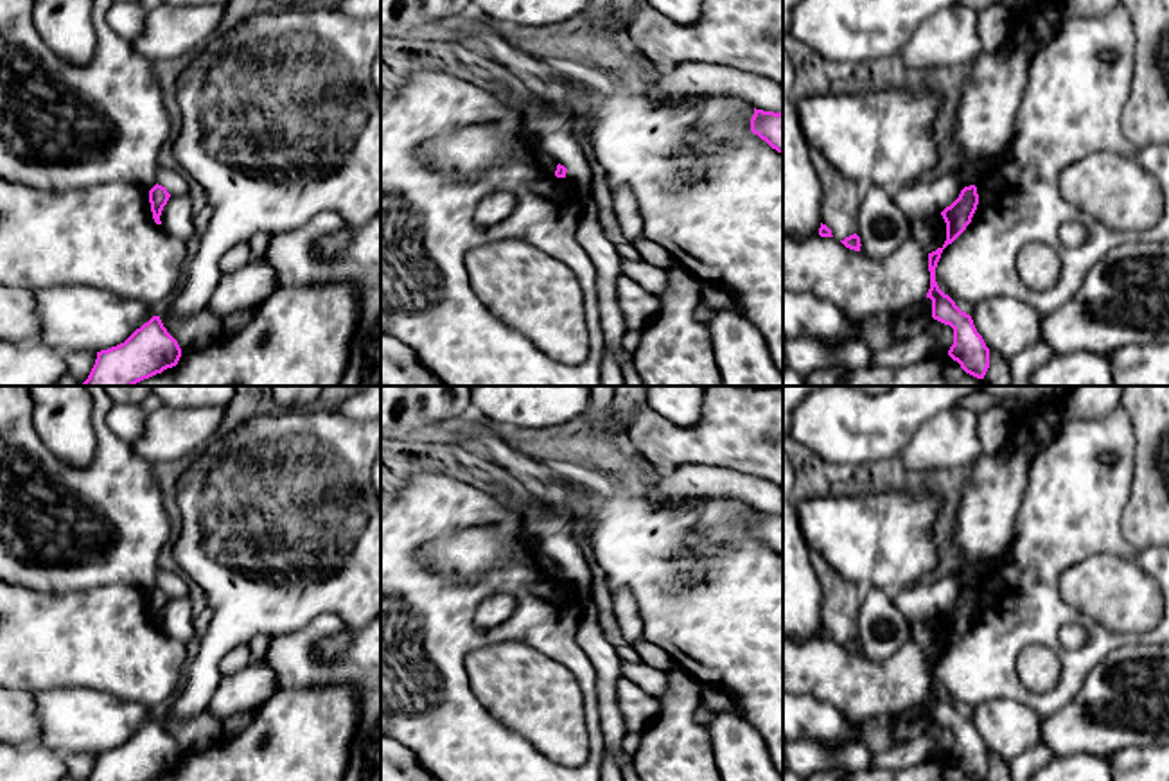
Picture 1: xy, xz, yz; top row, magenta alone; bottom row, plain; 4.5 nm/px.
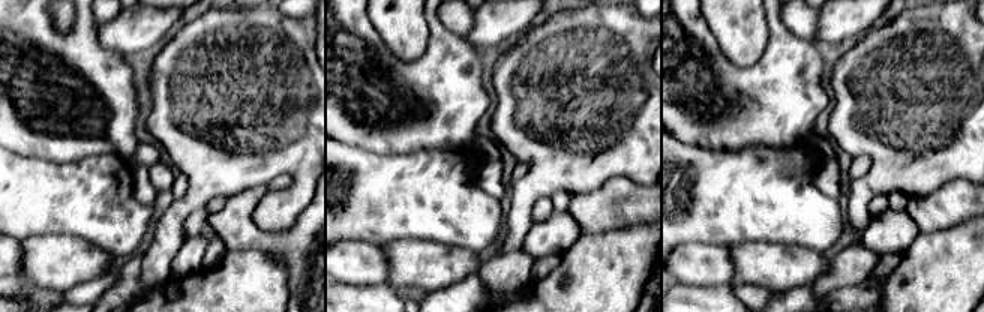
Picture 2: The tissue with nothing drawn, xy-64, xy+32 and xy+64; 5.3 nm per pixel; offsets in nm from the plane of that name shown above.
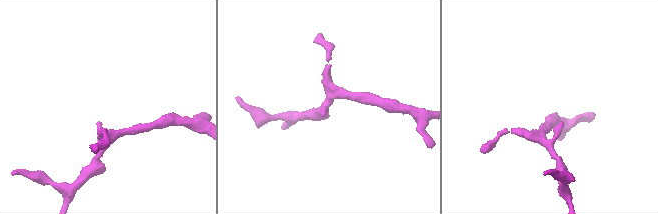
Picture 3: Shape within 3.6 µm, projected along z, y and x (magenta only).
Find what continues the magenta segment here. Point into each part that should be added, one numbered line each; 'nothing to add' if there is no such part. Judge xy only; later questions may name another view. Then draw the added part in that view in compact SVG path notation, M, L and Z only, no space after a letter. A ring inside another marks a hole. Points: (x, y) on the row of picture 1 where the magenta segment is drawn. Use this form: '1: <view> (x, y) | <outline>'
nothing to add

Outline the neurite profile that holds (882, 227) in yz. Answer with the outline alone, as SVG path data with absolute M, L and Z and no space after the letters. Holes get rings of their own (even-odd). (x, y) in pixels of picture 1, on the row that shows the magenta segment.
M864 185L857 235L866 257L883 259L910 237L910 221L883 187Z

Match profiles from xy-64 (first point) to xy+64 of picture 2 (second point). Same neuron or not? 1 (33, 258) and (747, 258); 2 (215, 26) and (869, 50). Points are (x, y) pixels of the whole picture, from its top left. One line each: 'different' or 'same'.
1: same
2: same

